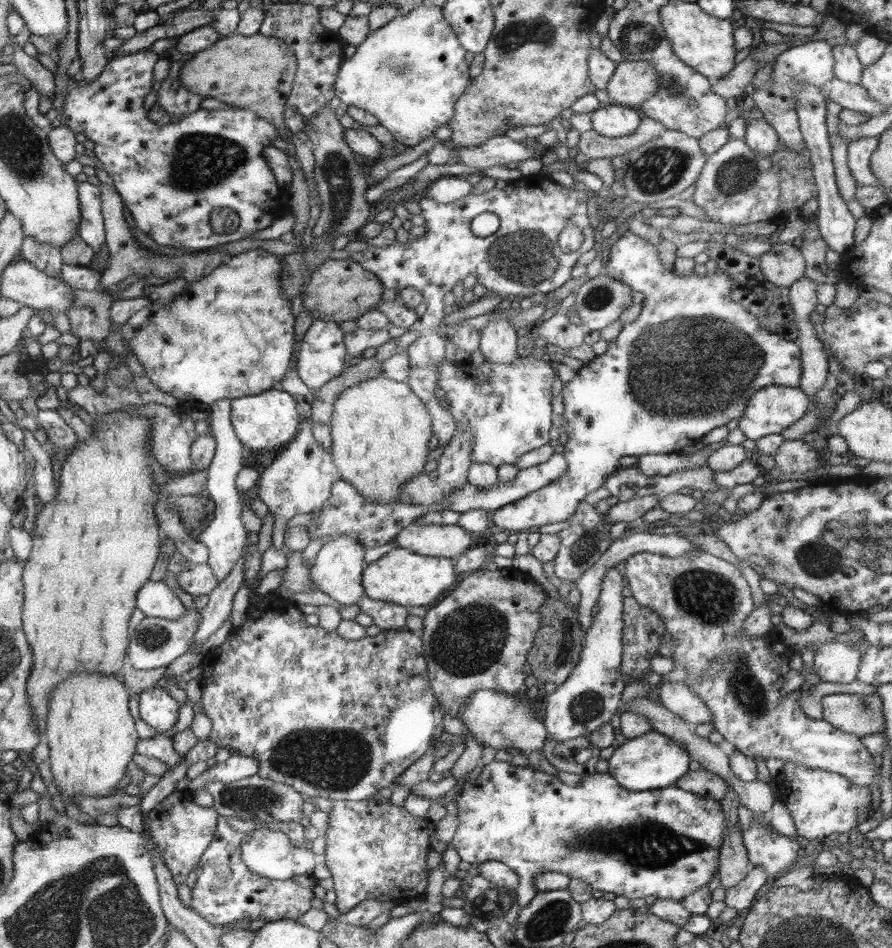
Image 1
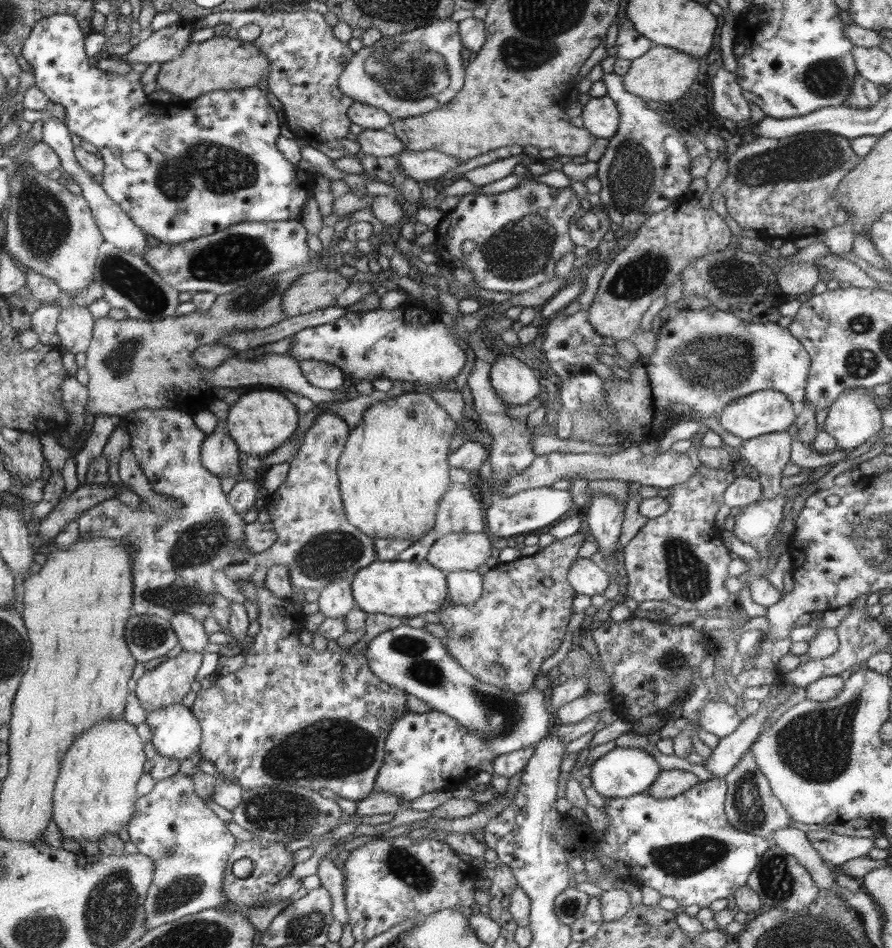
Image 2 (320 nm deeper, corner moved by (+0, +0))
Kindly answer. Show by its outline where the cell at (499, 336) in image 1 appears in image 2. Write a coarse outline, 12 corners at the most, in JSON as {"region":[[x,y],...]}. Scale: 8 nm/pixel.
{"region":[[498,354],[489,382],[507,404],[523,406],[542,388],[519,358]]}

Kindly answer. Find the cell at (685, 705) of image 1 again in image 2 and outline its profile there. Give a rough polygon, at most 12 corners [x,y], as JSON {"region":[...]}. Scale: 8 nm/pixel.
{"region":[[711,700],[700,711],[701,728],[719,739],[742,722],[736,708]]}

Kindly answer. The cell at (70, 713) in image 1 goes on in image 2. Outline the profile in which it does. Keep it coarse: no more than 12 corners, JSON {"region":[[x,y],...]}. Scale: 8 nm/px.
{"region":[[97,722],[61,760],[52,820],[92,849],[136,813],[137,727]]}

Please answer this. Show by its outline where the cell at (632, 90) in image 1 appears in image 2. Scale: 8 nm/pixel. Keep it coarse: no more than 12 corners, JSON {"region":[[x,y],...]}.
{"region":[[654,45],[623,76],[644,100],[678,101],[700,60]]}

